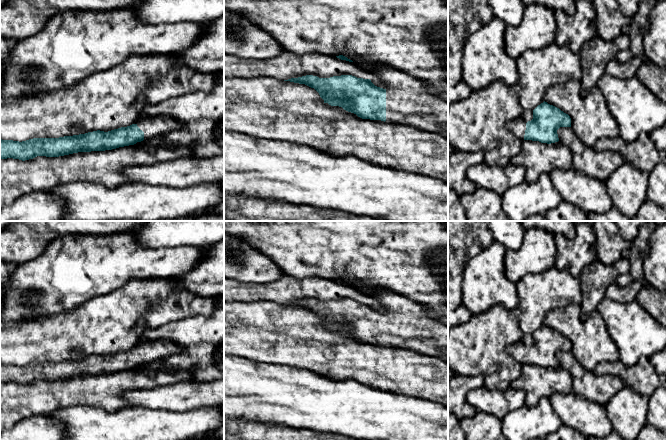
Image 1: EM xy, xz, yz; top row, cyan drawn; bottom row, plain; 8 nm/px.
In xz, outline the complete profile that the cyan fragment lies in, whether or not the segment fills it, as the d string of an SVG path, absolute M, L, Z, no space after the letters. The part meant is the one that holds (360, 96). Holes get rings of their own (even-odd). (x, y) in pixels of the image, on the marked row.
M354 63L363 70L374 73L386 84L386 88L383 89L375 86L370 79L357 78L352 75L333 76L330 78L306 75L284 81L305 84L314 88L324 100L324 103L342 107L344 110L354 113L362 119L407 124L421 130L437 132L448 138L447 100L440 95L430 92L423 81L400 72L393 67Z

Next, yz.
M543 102L533 110L533 119L526 122L522 116L507 123L509 130L520 140L555 143L559 141L557 130L571 127L571 118L559 108Z

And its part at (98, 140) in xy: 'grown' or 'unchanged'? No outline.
grown

